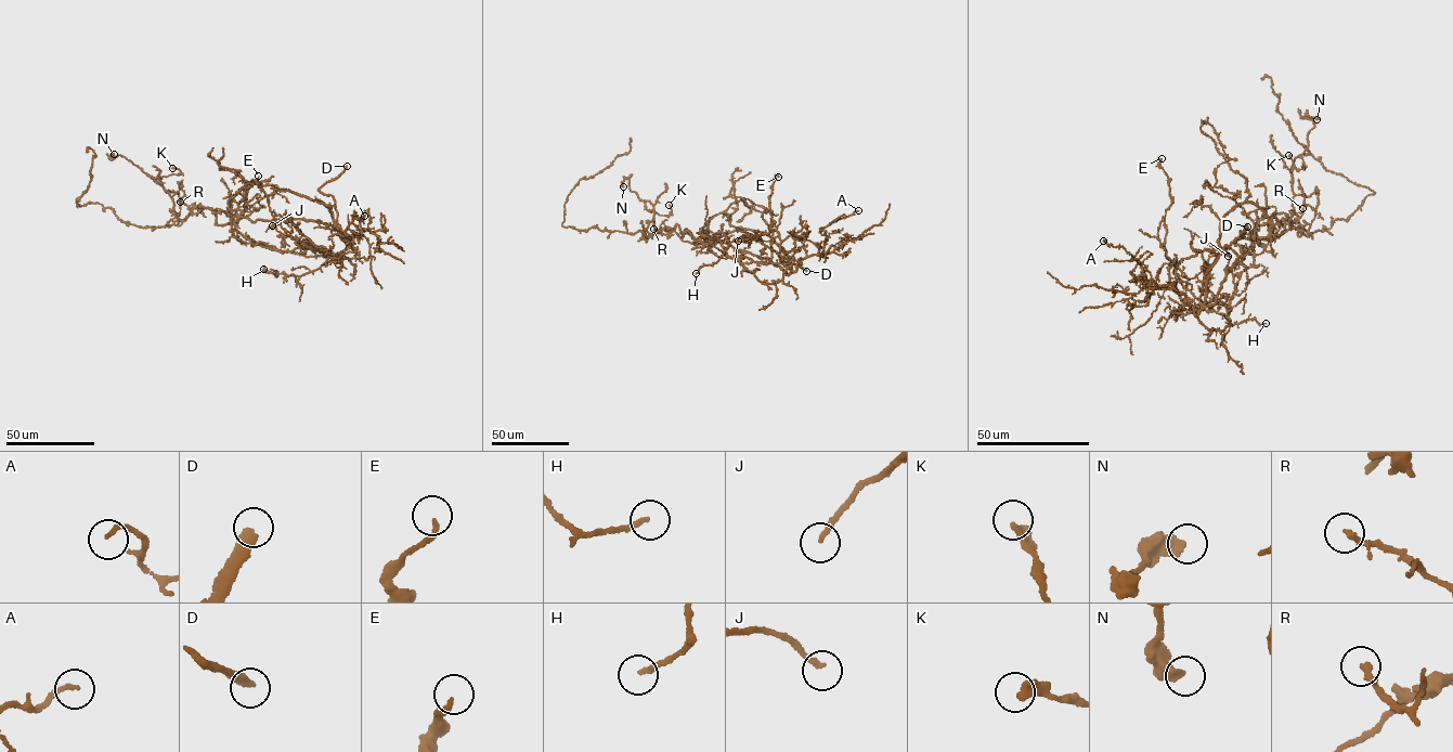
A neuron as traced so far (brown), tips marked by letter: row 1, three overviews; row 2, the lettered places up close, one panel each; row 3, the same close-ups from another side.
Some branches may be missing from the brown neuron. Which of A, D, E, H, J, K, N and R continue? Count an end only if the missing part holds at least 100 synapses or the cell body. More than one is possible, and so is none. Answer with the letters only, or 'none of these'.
D

